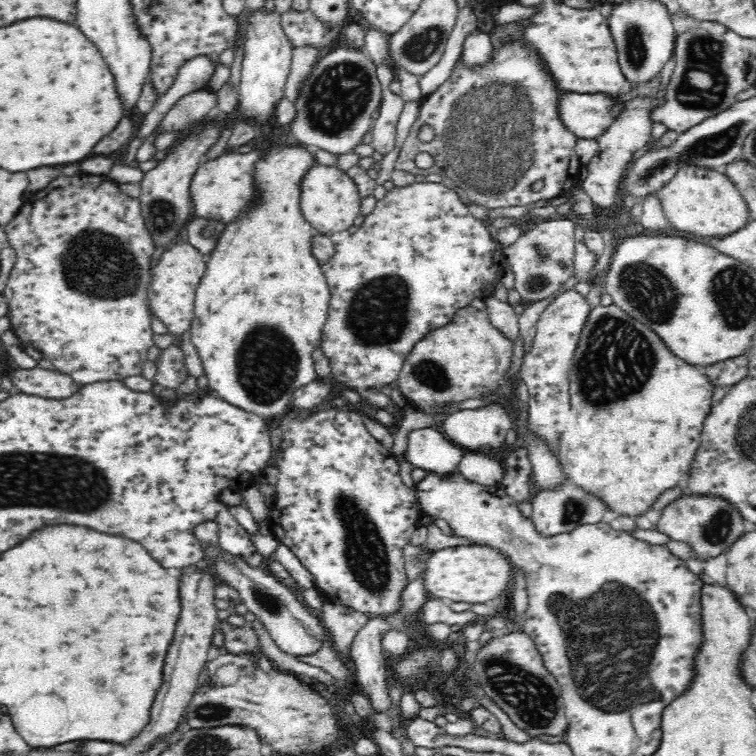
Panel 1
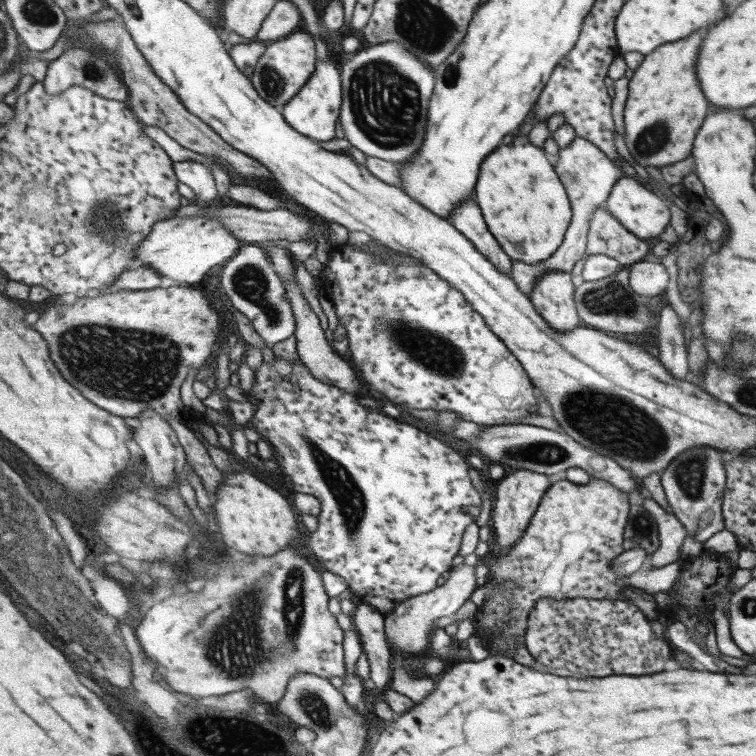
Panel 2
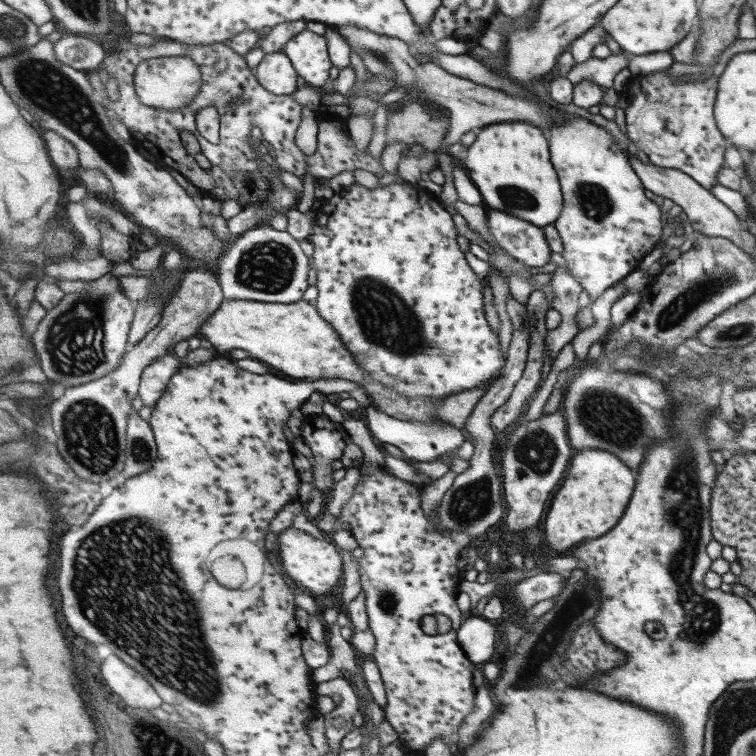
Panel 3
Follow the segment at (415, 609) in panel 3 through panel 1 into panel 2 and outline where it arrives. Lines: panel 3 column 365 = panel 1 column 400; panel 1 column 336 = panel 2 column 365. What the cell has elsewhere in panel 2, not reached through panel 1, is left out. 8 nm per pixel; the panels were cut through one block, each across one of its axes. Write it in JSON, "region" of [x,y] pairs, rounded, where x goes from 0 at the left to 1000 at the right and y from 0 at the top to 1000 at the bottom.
{"region":[[[364,472],[360,481],[348,479],[336,492],[335,513],[328,522],[328,529],[341,538],[332,554],[335,565],[345,574],[347,579],[356,583],[356,587],[361,587],[361,593],[364,593],[362,608],[373,616],[376,626],[386,634],[389,648],[393,652],[418,656],[426,667],[426,676],[421,684],[422,696],[417,704],[410,706],[407,720],[417,738],[429,747],[431,754],[454,763],[476,796],[495,802],[508,815],[515,815],[528,800],[542,794],[542,791],[579,778],[581,765],[599,751],[597,739],[602,741],[602,735],[607,733],[610,714],[612,714],[612,706],[615,706],[618,696],[628,692],[628,683],[618,672],[620,669],[623,672],[636,672],[639,669],[639,659],[623,638],[623,630],[620,630],[623,616],[618,607],[610,604],[607,598],[602,598],[591,587],[586,587],[583,582],[567,577],[565,574],[566,569],[554,569],[549,563],[525,558],[525,556],[520,556],[520,553],[508,548],[496,548],[496,545],[483,542],[483,537],[474,534],[474,528],[466,520],[462,521],[462,519],[454,517],[446,511],[430,508],[422,500],[417,500],[397,474],[385,481],[376,475]]]}

